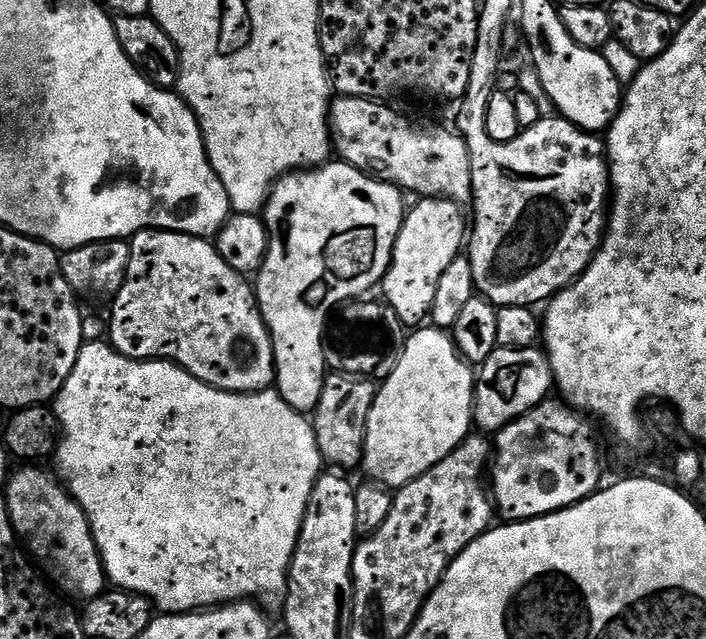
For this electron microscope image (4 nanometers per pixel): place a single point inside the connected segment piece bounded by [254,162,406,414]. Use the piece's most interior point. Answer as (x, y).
(331, 229)

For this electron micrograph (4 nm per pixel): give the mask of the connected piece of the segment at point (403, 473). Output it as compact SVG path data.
M420 326L415 329L416 332L404 344L404 349L399 349L398 366L394 366L394 374L390 374L390 378L386 378L377 387L376 397L370 406L370 414L366 422L366 438L364 439L364 458L362 461L363 471L368 471L373 481L384 485L389 490L399 490L405 488L410 482L414 482L414 478L418 478L422 474L426 474L426 470L430 470L438 462L442 462L442 458L446 458L451 454L459 444L473 431L474 417L472 414L472 405L476 398L476 377L474 375L473 365L463 359L459 352L456 351L456 343L452 341L451 335L445 329L435 326Z

